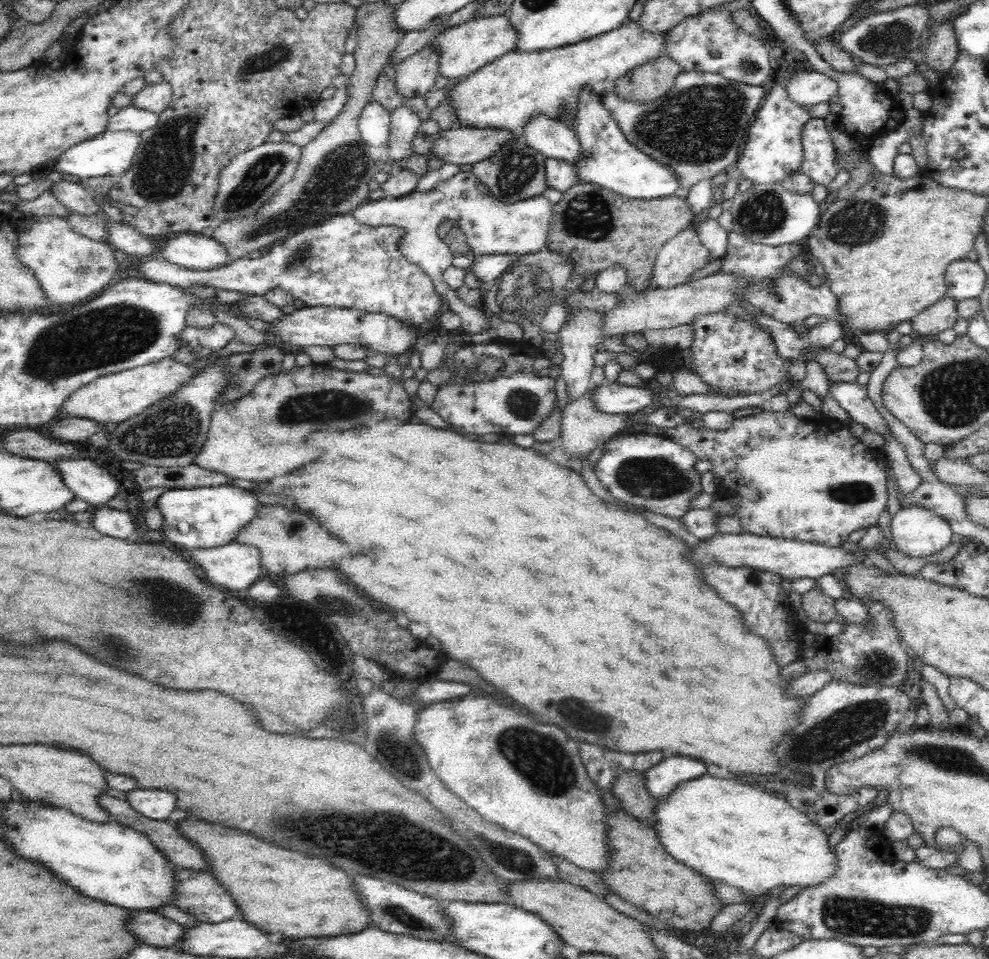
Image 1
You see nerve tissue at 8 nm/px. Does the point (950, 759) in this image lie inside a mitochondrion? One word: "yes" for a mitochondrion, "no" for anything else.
yes

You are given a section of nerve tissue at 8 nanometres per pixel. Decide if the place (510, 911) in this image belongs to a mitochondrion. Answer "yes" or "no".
no

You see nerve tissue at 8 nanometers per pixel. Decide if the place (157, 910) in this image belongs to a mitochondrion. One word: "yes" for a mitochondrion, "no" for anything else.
no

